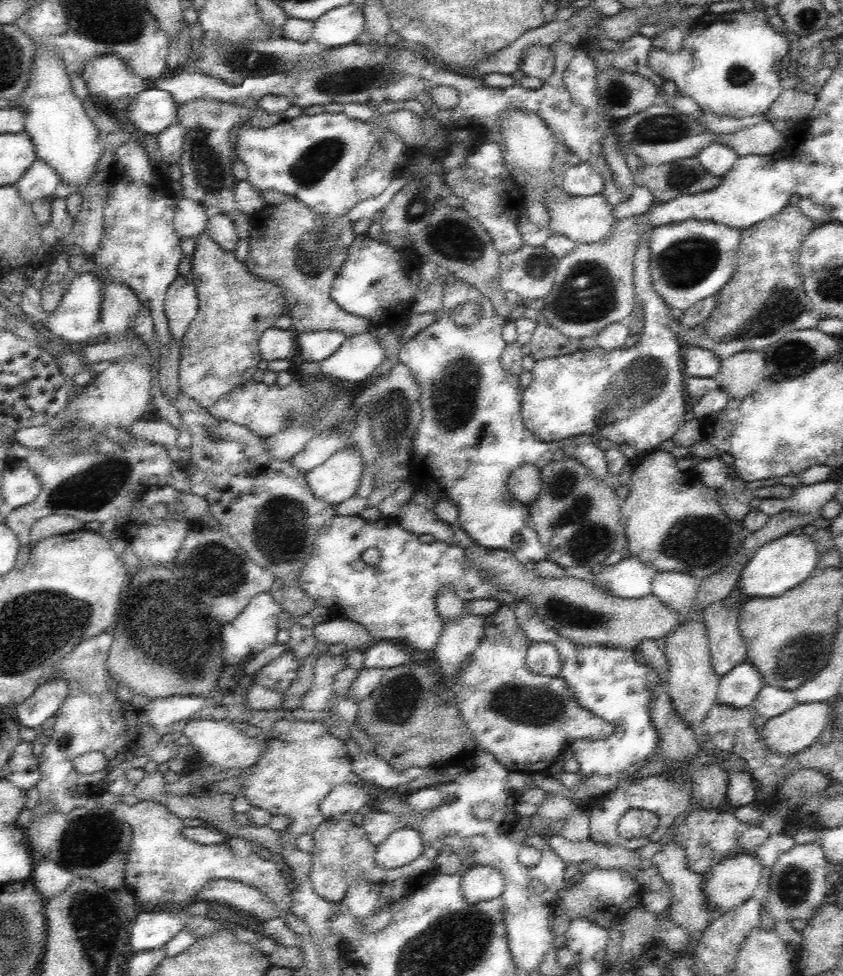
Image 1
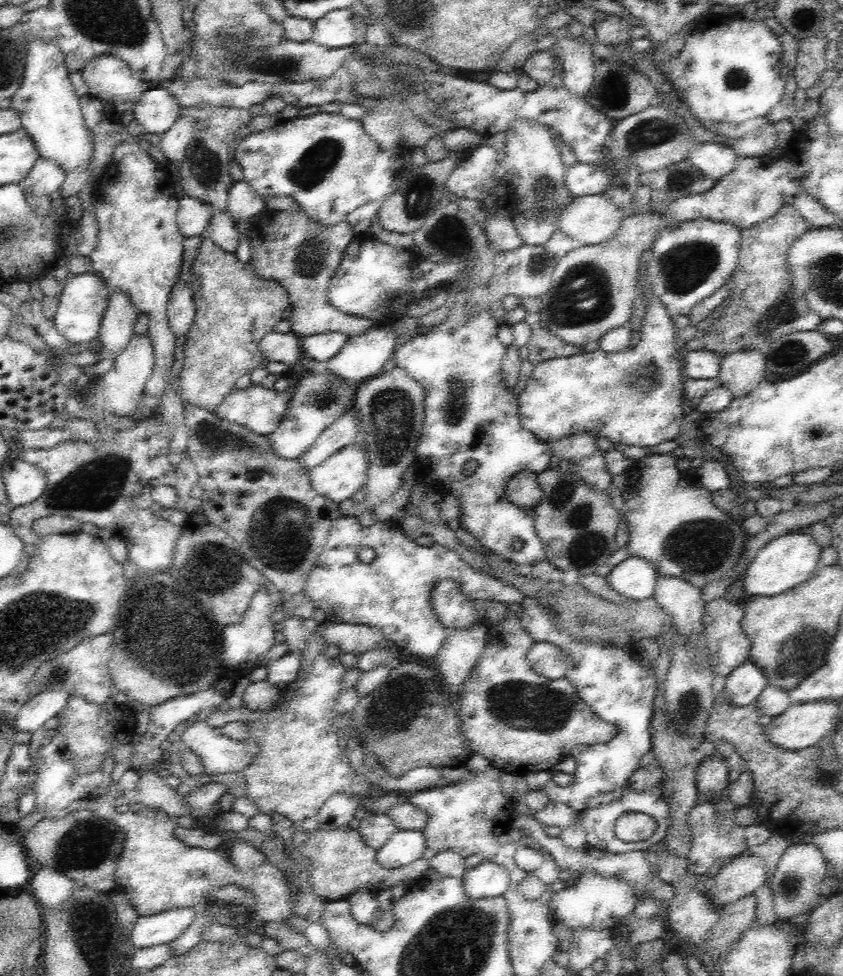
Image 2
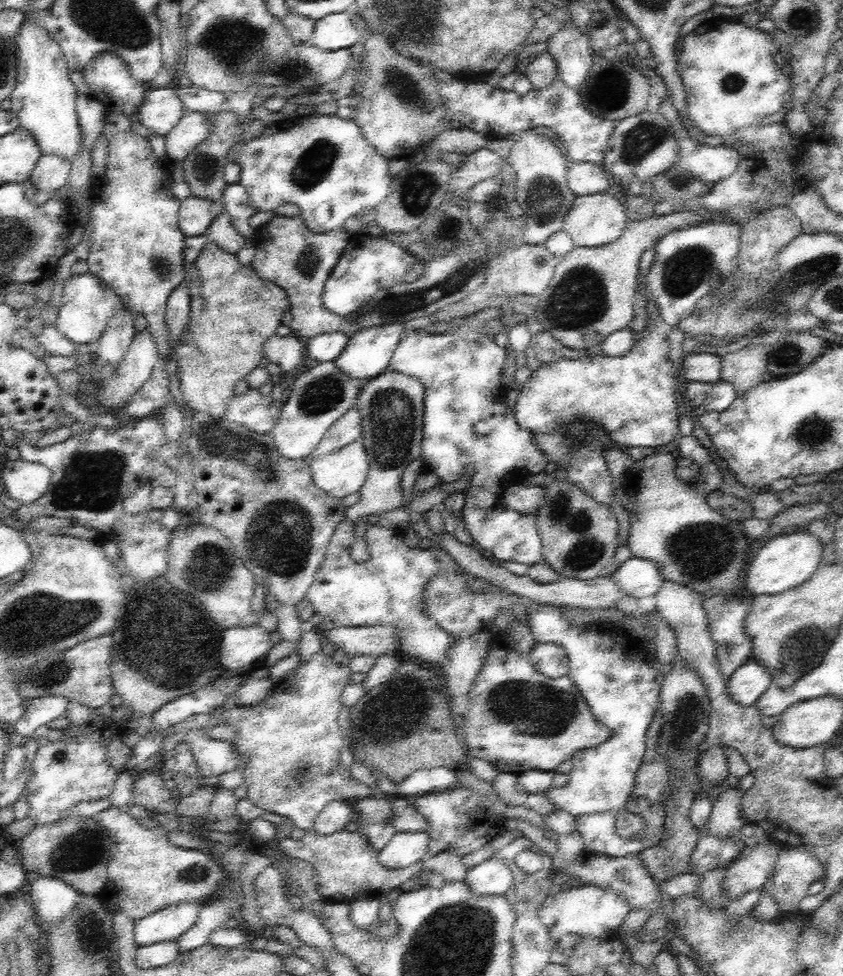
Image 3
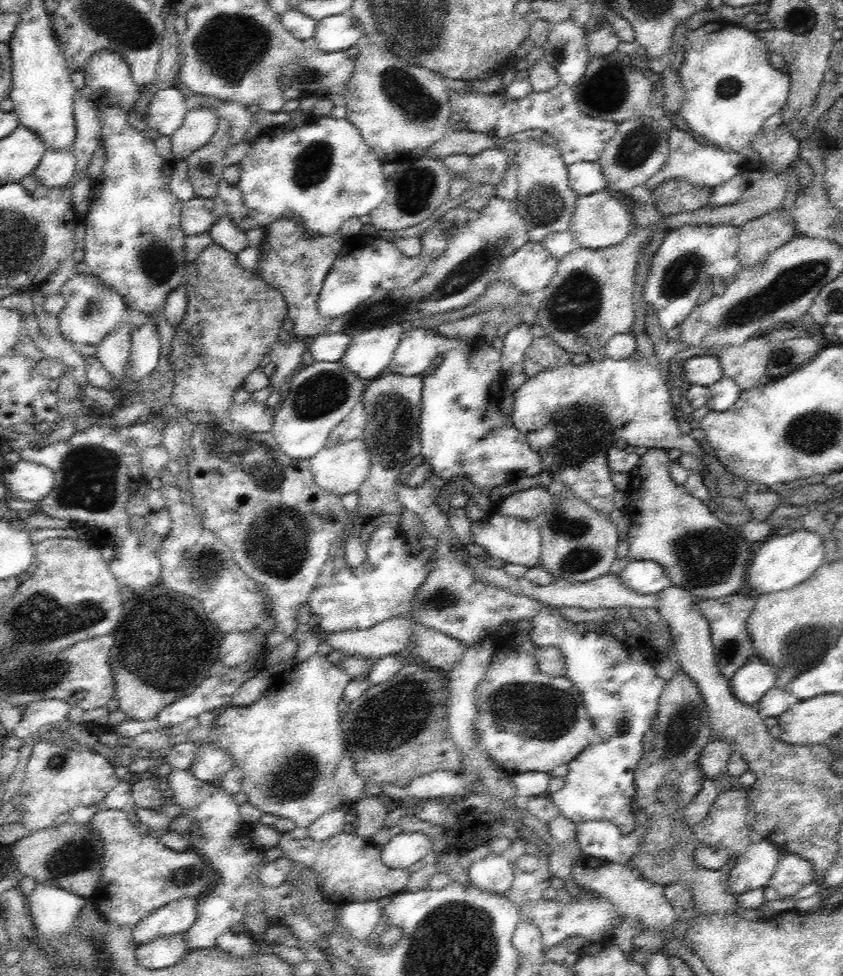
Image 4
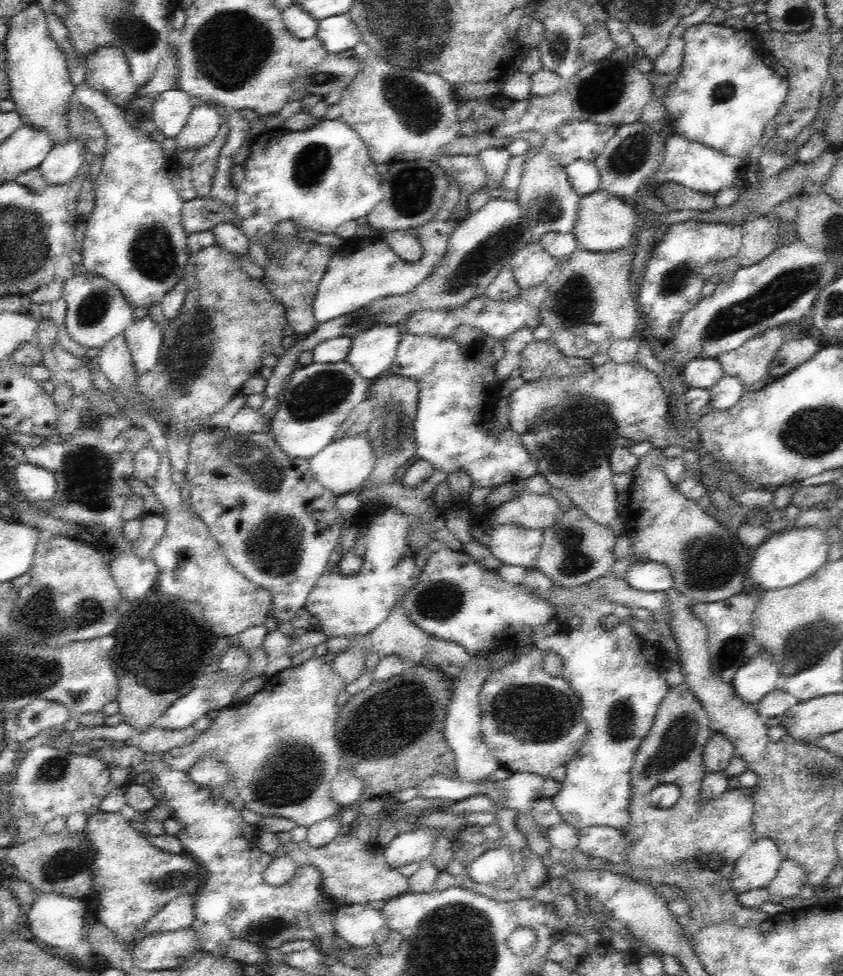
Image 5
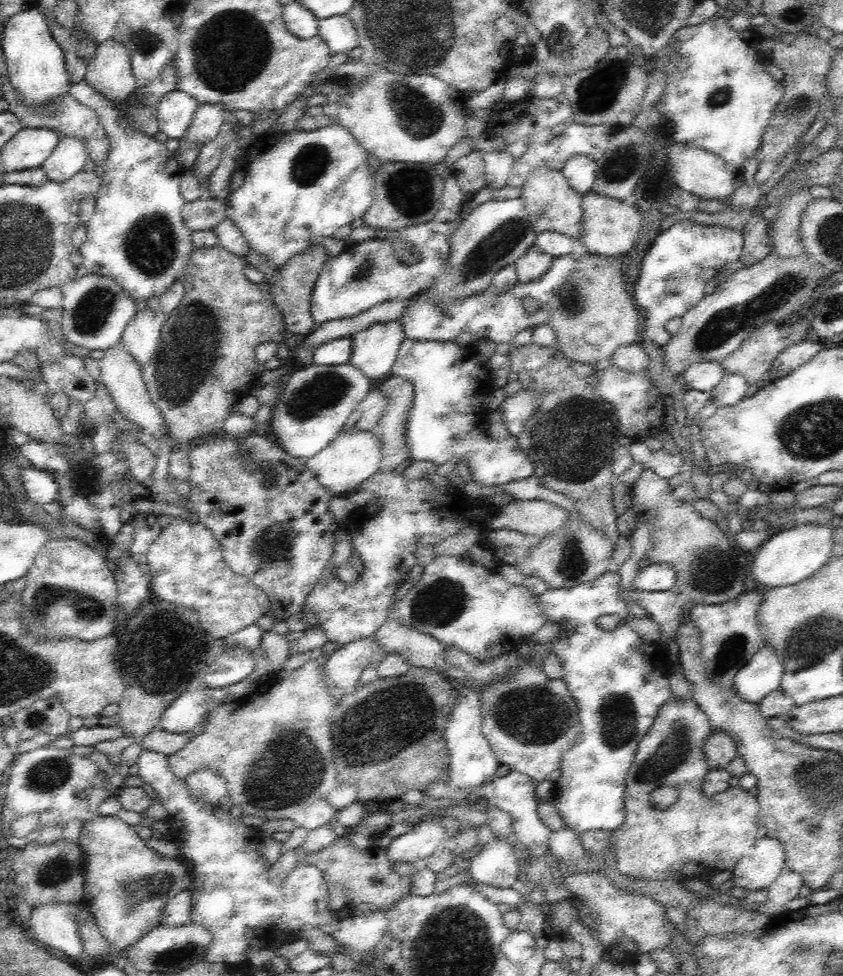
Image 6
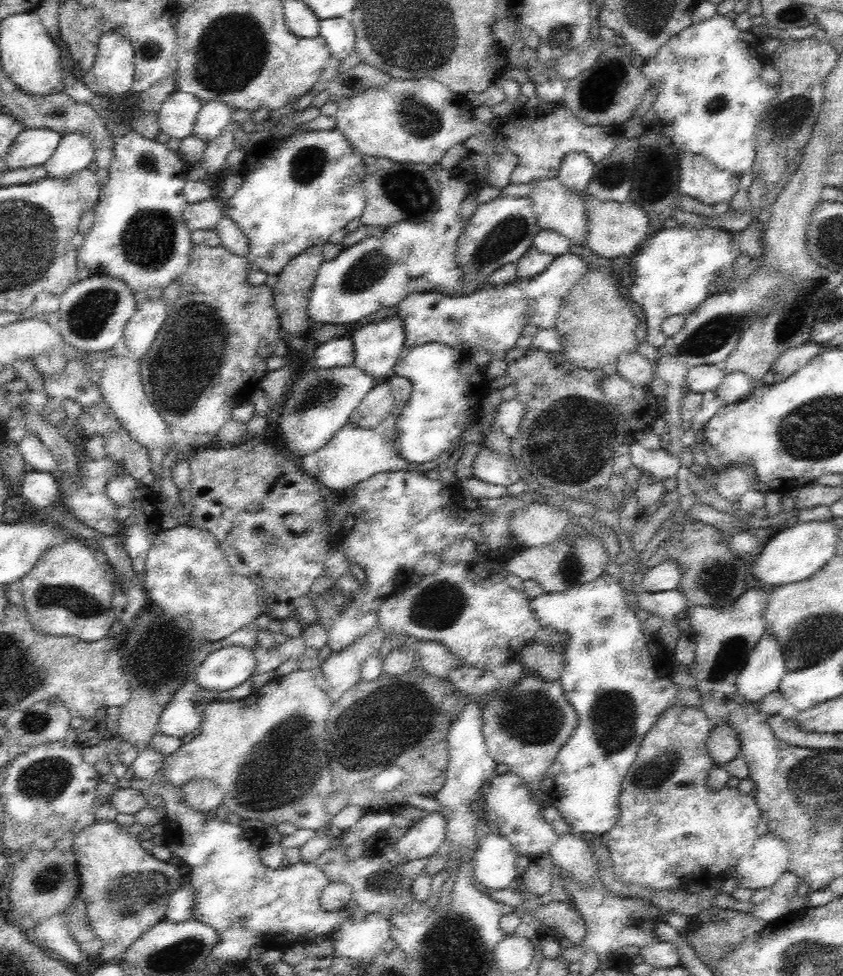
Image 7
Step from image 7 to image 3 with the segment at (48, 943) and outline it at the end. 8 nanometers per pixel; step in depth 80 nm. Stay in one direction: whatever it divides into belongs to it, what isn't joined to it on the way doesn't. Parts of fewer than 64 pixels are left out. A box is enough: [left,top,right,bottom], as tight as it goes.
[27,876,79,930]

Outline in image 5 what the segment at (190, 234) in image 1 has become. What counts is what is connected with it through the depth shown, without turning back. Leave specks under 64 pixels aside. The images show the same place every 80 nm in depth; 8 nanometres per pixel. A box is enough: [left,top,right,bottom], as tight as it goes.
[181,195,237,234]

